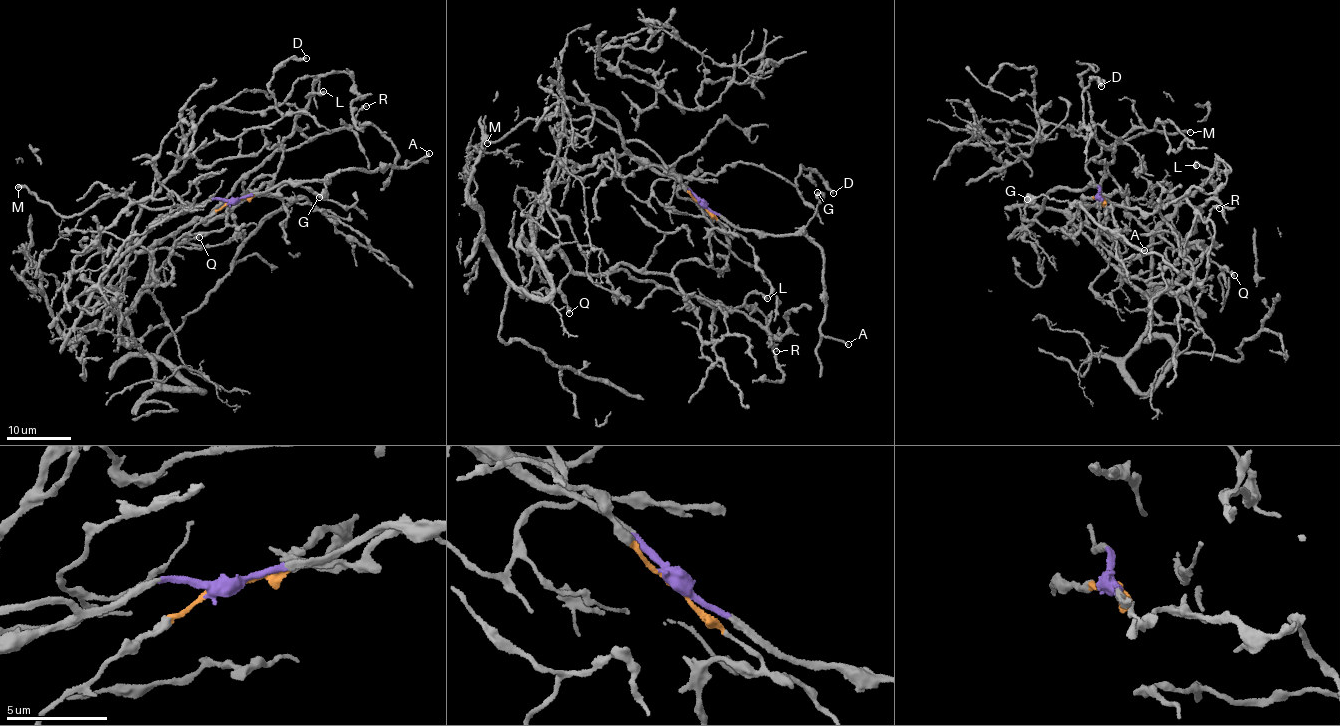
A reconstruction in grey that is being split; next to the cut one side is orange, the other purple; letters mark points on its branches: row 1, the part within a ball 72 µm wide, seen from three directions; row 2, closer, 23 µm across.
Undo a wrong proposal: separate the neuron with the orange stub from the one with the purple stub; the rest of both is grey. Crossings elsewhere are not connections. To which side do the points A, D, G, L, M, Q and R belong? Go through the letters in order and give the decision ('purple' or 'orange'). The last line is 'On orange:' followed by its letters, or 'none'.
A: purple
D: orange
G: purple
L: orange
M: purple
Q: orange
R: orange
On orange: D, L, Q, R

